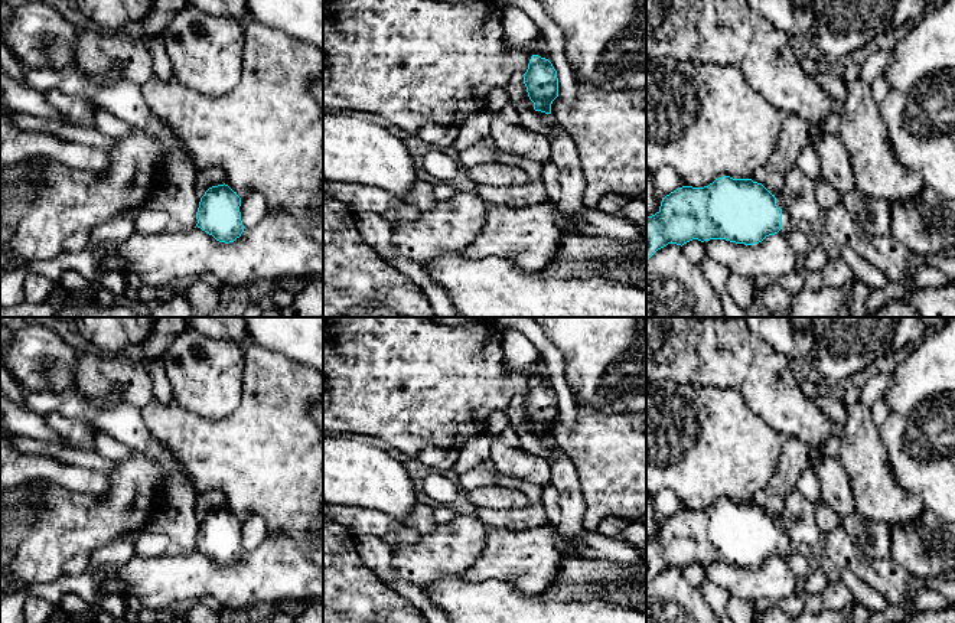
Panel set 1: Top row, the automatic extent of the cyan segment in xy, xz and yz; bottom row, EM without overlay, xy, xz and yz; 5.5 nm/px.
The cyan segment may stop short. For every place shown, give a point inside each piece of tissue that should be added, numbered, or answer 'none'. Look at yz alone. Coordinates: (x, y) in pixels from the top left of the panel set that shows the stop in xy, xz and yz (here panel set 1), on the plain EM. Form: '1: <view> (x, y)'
1: yz (788, 548)

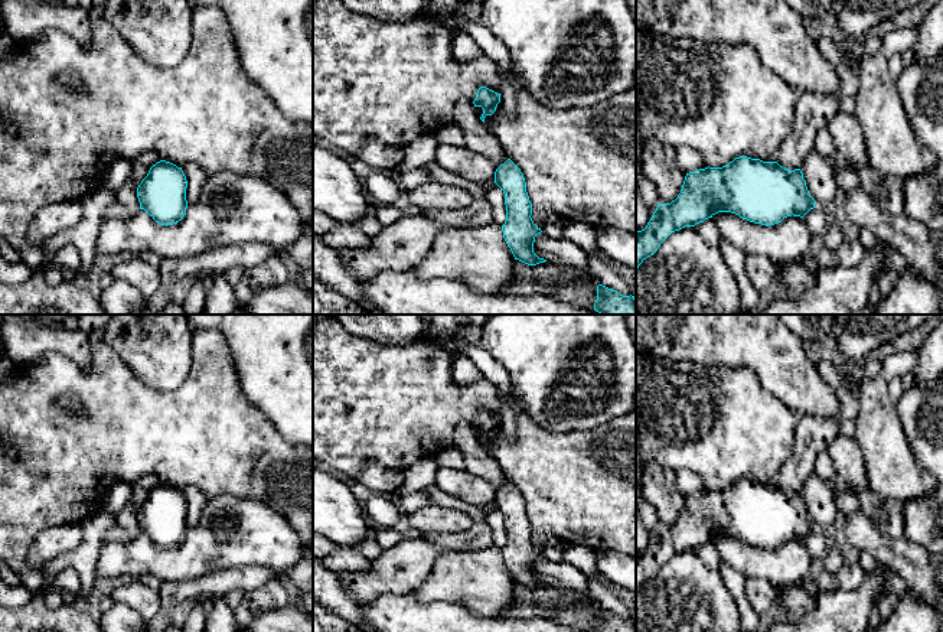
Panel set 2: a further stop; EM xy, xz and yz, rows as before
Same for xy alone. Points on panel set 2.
none

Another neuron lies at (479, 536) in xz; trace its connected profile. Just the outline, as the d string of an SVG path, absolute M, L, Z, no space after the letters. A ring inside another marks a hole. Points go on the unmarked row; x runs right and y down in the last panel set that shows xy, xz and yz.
M486 519L473 522L469 530L461 532L422 534L422 537L437 544L441 551L477 551L482 548L489 548L495 544Z

